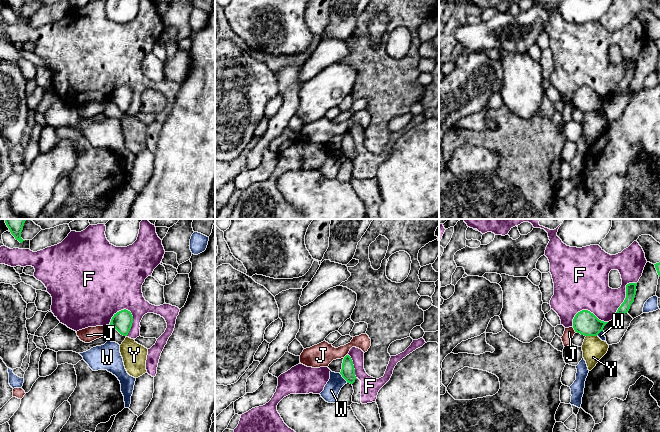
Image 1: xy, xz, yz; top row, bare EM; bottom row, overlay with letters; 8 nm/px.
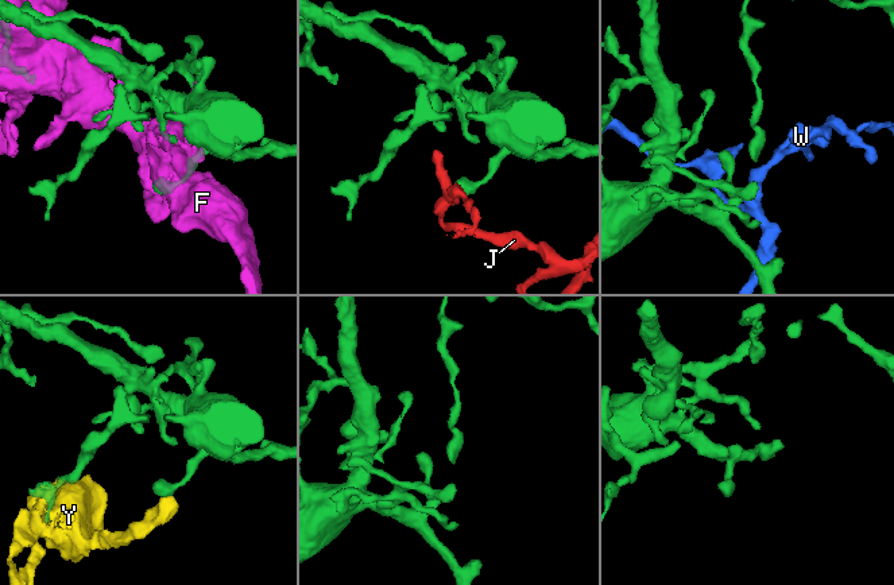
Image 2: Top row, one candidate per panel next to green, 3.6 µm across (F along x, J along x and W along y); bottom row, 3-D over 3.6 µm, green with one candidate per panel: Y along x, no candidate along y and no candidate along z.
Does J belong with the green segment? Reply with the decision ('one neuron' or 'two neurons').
two neurons

